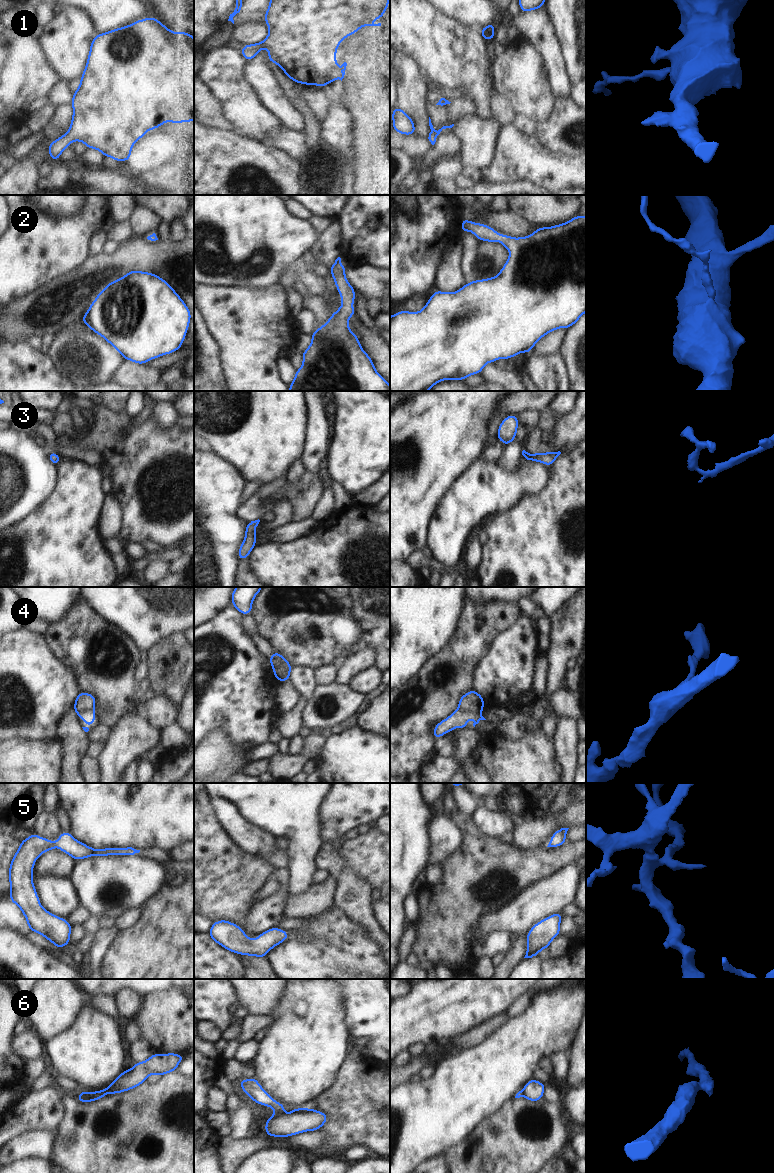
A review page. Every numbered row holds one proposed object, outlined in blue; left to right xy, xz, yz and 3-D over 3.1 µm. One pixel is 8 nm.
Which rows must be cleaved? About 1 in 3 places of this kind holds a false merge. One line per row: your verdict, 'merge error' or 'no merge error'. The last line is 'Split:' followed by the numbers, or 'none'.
1: no merge error
2: no merge error
3: no merge error
4: merge error
5: no merge error
6: merge error
Split: 4, 6

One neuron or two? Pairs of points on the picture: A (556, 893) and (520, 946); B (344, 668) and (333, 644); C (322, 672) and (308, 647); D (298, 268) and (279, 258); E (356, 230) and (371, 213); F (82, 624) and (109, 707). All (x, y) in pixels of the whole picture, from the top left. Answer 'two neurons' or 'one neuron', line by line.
A: two neurons
B: two neurons
C: two neurons
D: two neurons
E: one neuron
F: one neuron

